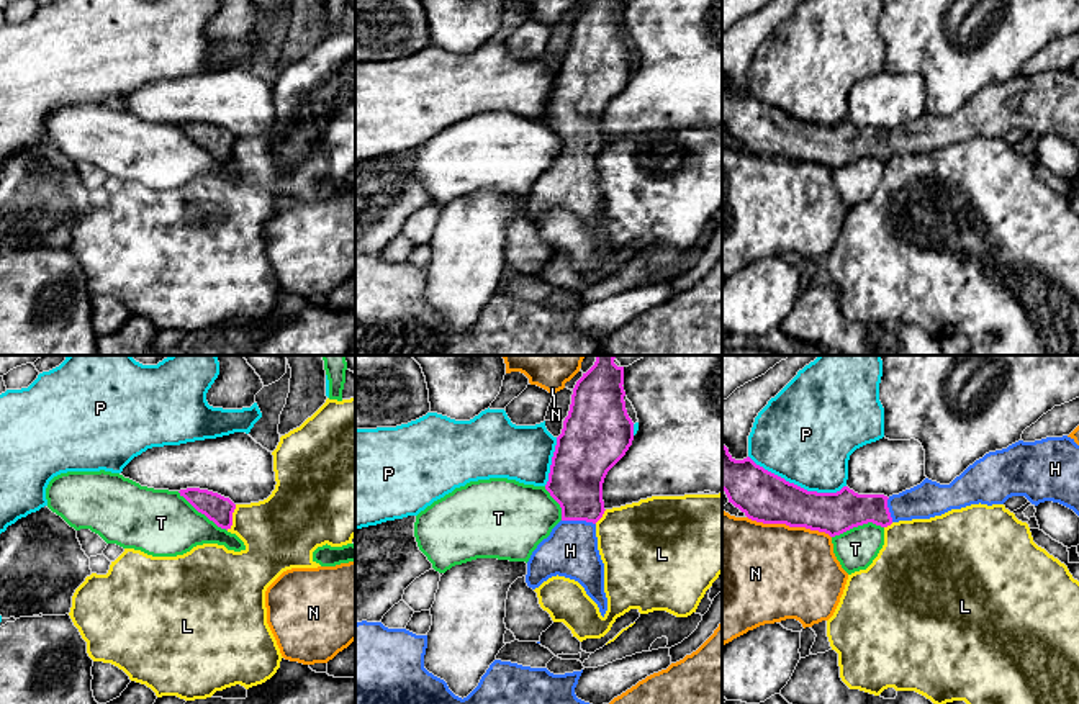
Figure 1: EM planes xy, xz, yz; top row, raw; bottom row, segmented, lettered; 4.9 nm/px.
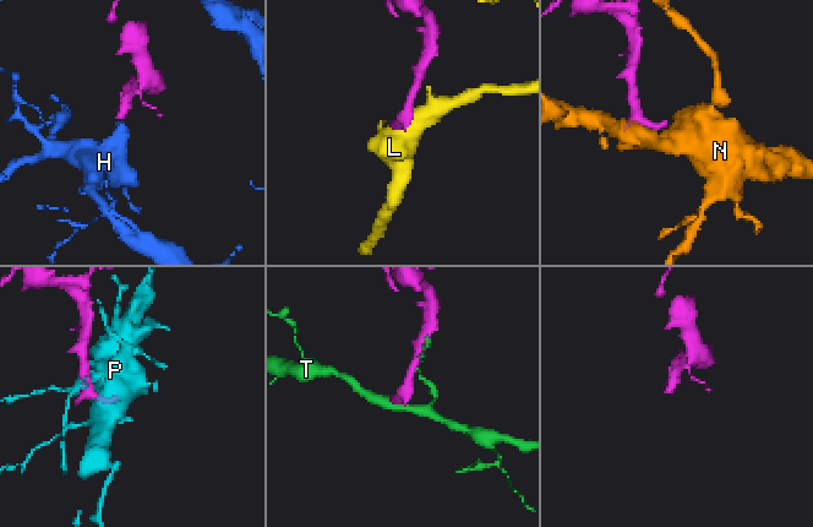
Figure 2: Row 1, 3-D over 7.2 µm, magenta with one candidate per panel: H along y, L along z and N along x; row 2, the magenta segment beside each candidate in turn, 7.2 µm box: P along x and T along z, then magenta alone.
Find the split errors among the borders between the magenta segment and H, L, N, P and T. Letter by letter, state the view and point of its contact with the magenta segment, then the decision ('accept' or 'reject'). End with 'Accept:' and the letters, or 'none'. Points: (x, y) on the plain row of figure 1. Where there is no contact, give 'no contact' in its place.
H: xz (578, 153) | accept
L: xy (231, 151) | reject
N: yz (790, 159) | reject
P: yz (796, 118) | reject
T: yz (857, 159) | reject
Accept: H

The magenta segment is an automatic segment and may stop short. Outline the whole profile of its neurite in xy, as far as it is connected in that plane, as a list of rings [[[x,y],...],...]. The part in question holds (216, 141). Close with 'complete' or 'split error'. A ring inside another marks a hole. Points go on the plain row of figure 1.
[[[187,121],[178,124],[198,146],[205,147],[210,154],[213,154],[221,162],[231,162],[233,159],[233,146],[236,138],[218,126],[200,123],[200,121]]] | complete

